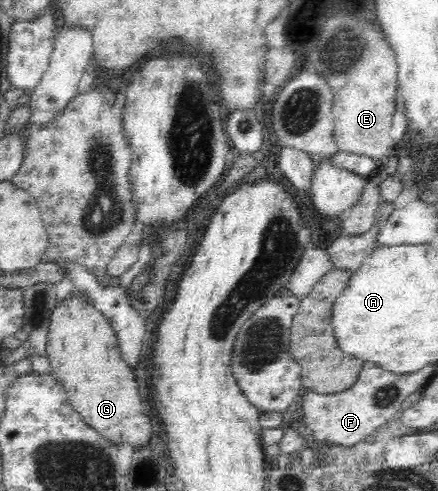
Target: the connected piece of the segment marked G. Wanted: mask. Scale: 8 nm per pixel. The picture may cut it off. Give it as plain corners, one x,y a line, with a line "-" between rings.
73,293
60,300
52,312
46,343
46,356
51,362
50,376
63,386
83,423
104,441
116,449
127,443
134,453
147,451
153,441
153,422
147,413
143,413
133,366
124,360
109,320
91,308
87,300

